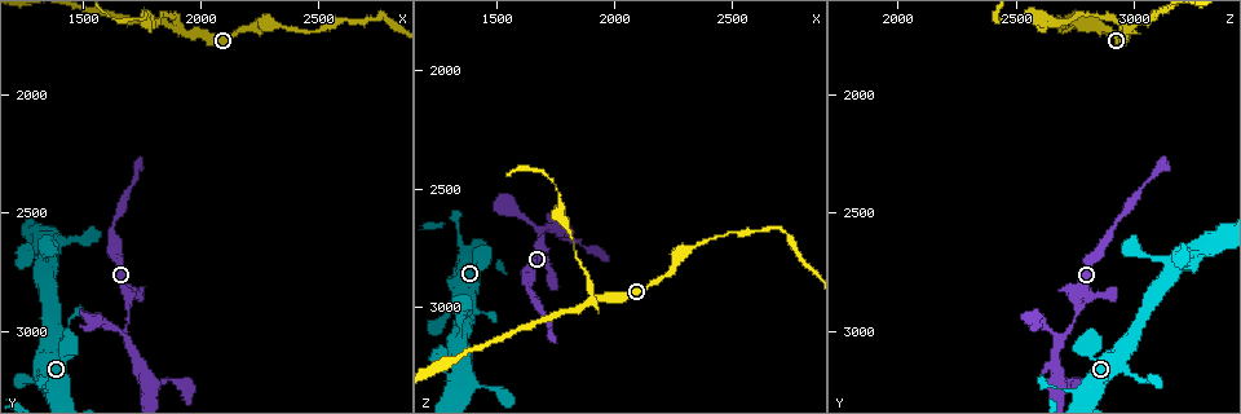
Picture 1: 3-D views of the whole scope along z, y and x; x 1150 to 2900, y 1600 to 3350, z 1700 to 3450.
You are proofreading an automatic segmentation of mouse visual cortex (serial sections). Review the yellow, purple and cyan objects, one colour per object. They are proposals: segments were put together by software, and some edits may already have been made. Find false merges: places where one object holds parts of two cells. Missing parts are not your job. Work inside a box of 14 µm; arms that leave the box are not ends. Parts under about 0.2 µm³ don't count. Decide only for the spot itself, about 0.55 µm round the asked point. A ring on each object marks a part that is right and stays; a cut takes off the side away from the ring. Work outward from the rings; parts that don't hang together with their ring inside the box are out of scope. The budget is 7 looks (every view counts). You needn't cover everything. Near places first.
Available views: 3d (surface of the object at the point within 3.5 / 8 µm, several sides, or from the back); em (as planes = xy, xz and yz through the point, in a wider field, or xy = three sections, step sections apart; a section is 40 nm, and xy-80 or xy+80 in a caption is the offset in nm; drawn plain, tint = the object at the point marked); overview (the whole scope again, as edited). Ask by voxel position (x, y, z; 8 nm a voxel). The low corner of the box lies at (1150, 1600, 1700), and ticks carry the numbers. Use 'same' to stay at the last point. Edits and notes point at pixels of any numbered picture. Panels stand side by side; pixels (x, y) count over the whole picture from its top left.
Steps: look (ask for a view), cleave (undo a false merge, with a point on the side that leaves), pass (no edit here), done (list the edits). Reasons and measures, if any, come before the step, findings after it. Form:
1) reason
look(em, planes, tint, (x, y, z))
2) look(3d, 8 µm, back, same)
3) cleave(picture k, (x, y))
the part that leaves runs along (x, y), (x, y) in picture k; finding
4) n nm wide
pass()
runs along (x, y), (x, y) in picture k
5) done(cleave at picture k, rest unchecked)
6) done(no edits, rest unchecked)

look(3d, 3.5 µm, (1780, 3210, 2690))

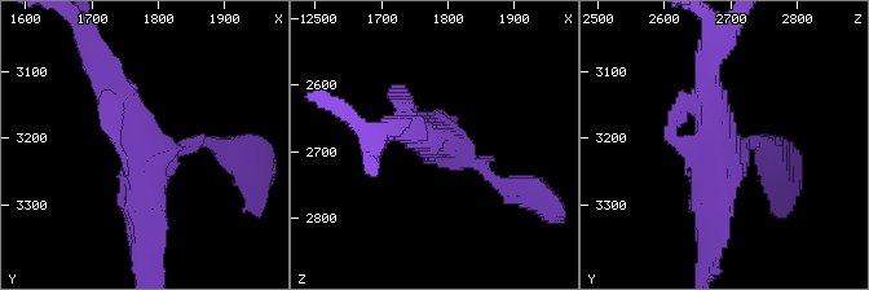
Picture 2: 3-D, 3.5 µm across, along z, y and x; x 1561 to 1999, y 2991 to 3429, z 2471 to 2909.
look(em, xy, step 2, tint, (1785, 3205, 2680))

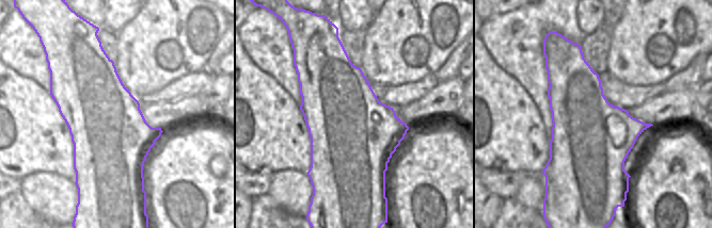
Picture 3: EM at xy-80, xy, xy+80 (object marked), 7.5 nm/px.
pass()
one cell here

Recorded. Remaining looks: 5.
side arm on a straight run
look(3d, 3.5 µm, (1330, 2720, 3120))

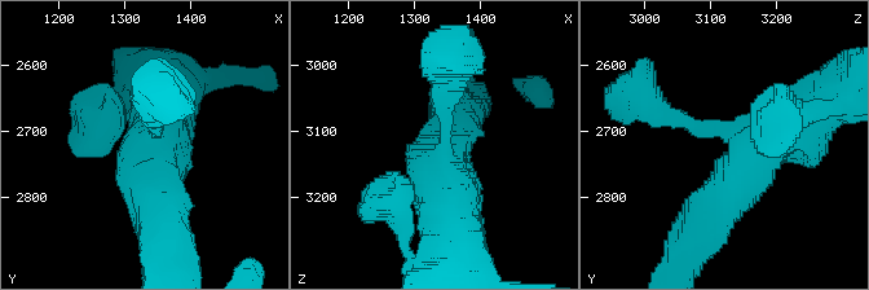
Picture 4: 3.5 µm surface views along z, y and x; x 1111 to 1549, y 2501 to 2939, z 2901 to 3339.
look(em, xy, step 3, plain, (1345, 2705, 3135))

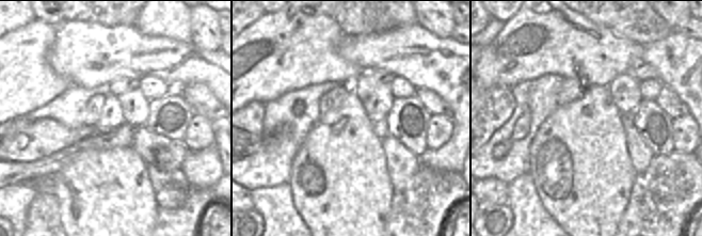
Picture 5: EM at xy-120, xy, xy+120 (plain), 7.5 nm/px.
with the object marked
look(em, xy, step 3, tint, same)

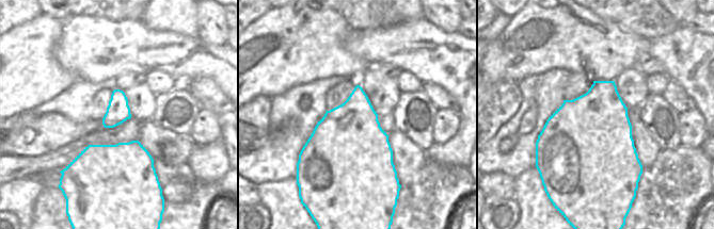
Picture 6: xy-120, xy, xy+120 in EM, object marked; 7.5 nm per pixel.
pass()
continuous, no second cell

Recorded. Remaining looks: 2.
done(no edits, rest unchecked)

